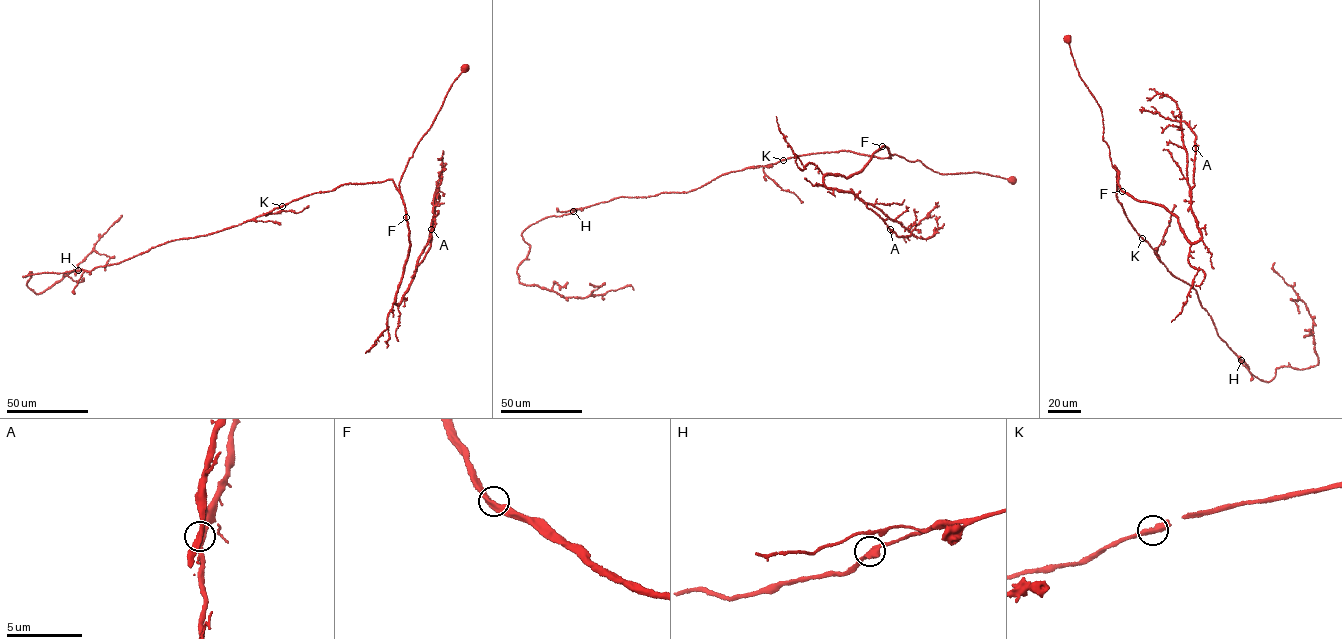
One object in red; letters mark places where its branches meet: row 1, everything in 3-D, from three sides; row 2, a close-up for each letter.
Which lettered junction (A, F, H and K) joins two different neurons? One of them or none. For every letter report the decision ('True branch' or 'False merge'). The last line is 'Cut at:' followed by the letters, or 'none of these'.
A: True branch
F: True branch
H: True branch
K: True branch
Cut at: none of these

